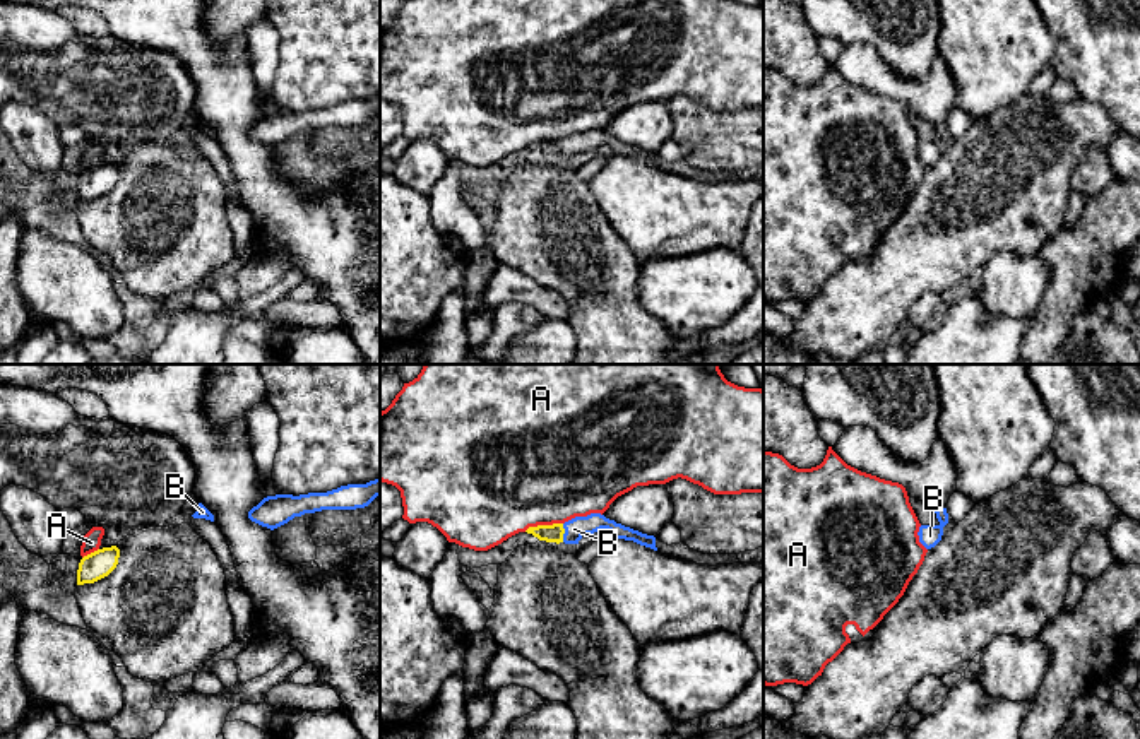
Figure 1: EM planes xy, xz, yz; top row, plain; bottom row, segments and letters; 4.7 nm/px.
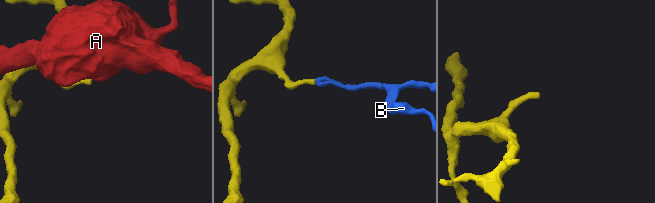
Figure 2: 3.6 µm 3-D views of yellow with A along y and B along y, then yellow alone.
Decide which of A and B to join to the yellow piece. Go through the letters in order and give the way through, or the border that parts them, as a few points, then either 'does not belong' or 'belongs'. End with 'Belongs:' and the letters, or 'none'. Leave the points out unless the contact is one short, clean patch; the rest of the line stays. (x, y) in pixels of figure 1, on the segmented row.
A: does not belong
B: belongs
Belongs: B

